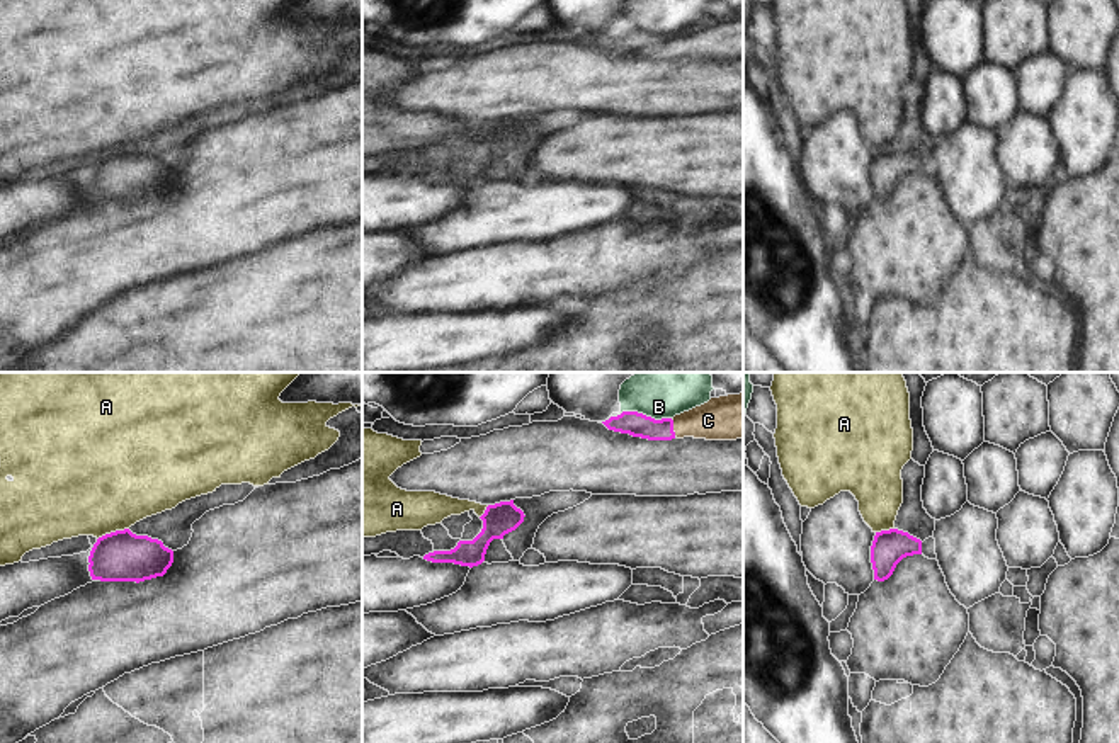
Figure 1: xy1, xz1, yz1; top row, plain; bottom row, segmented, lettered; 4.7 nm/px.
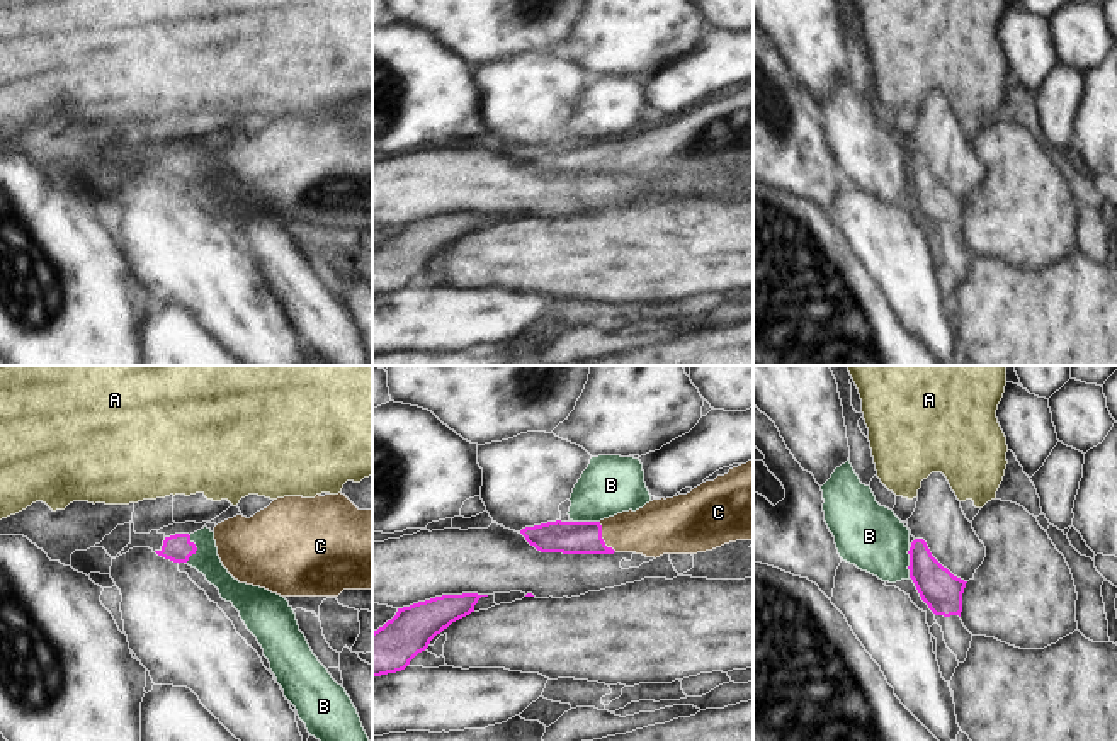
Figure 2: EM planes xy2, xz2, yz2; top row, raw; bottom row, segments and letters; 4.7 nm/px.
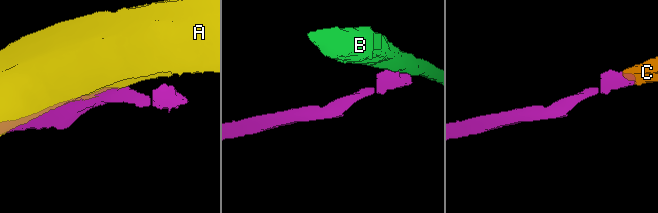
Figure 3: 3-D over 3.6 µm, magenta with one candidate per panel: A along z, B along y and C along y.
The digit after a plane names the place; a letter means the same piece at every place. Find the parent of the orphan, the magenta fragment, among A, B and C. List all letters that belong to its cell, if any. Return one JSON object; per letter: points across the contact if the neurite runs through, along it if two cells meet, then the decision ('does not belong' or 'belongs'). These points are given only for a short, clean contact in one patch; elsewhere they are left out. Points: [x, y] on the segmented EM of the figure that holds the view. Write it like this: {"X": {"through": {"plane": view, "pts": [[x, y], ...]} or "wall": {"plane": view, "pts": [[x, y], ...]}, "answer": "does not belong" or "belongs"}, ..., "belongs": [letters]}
{"A": {"wall": {"plane": "xy1", "pts": [[128, 527], [106, 533], [97, 539]]}, "answer": "does not belong"}, "B": {"wall": {"plane": "xz1", "pts": [[621, 412], [641, 412], [655, 419], [670, 419]]}, "answer": "does not belong"}, "C": {"through": {"plane": "xz2", "pts": [[570, 537], [602, 539], [612, 534], [652, 531]]}, "answer": "belongs"}, "belongs": ["C"]}

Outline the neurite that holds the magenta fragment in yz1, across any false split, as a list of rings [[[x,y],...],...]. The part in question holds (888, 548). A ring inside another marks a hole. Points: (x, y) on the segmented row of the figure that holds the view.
[[[889,529],[876,532],[871,546],[871,563],[874,570],[874,580],[888,580],[896,564],[913,554],[922,554],[922,541],[908,532]]]

